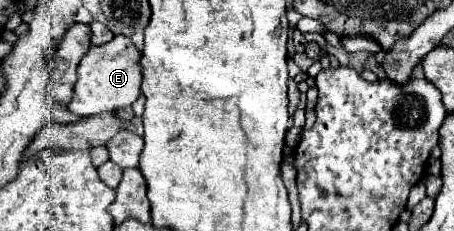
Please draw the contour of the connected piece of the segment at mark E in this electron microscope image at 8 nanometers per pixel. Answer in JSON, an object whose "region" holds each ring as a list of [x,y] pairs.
{"region":[[[113,36],[107,44],[91,46],[77,68],[75,92],[69,102],[69,112],[77,116],[93,116],[131,106],[141,94],[141,64],[139,50],[125,36]]]}

